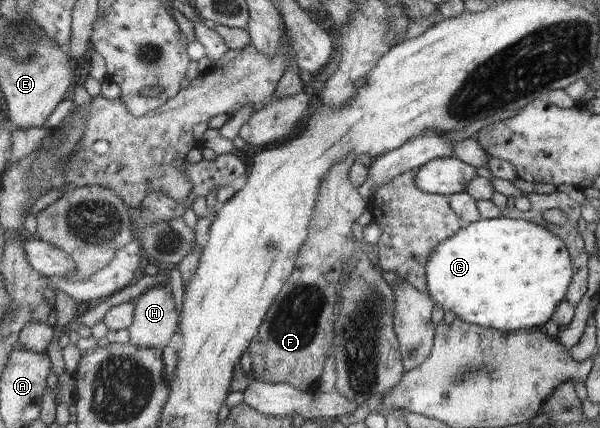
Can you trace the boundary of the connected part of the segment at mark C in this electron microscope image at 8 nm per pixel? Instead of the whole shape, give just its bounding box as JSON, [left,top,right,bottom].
[427,218,573,331]

